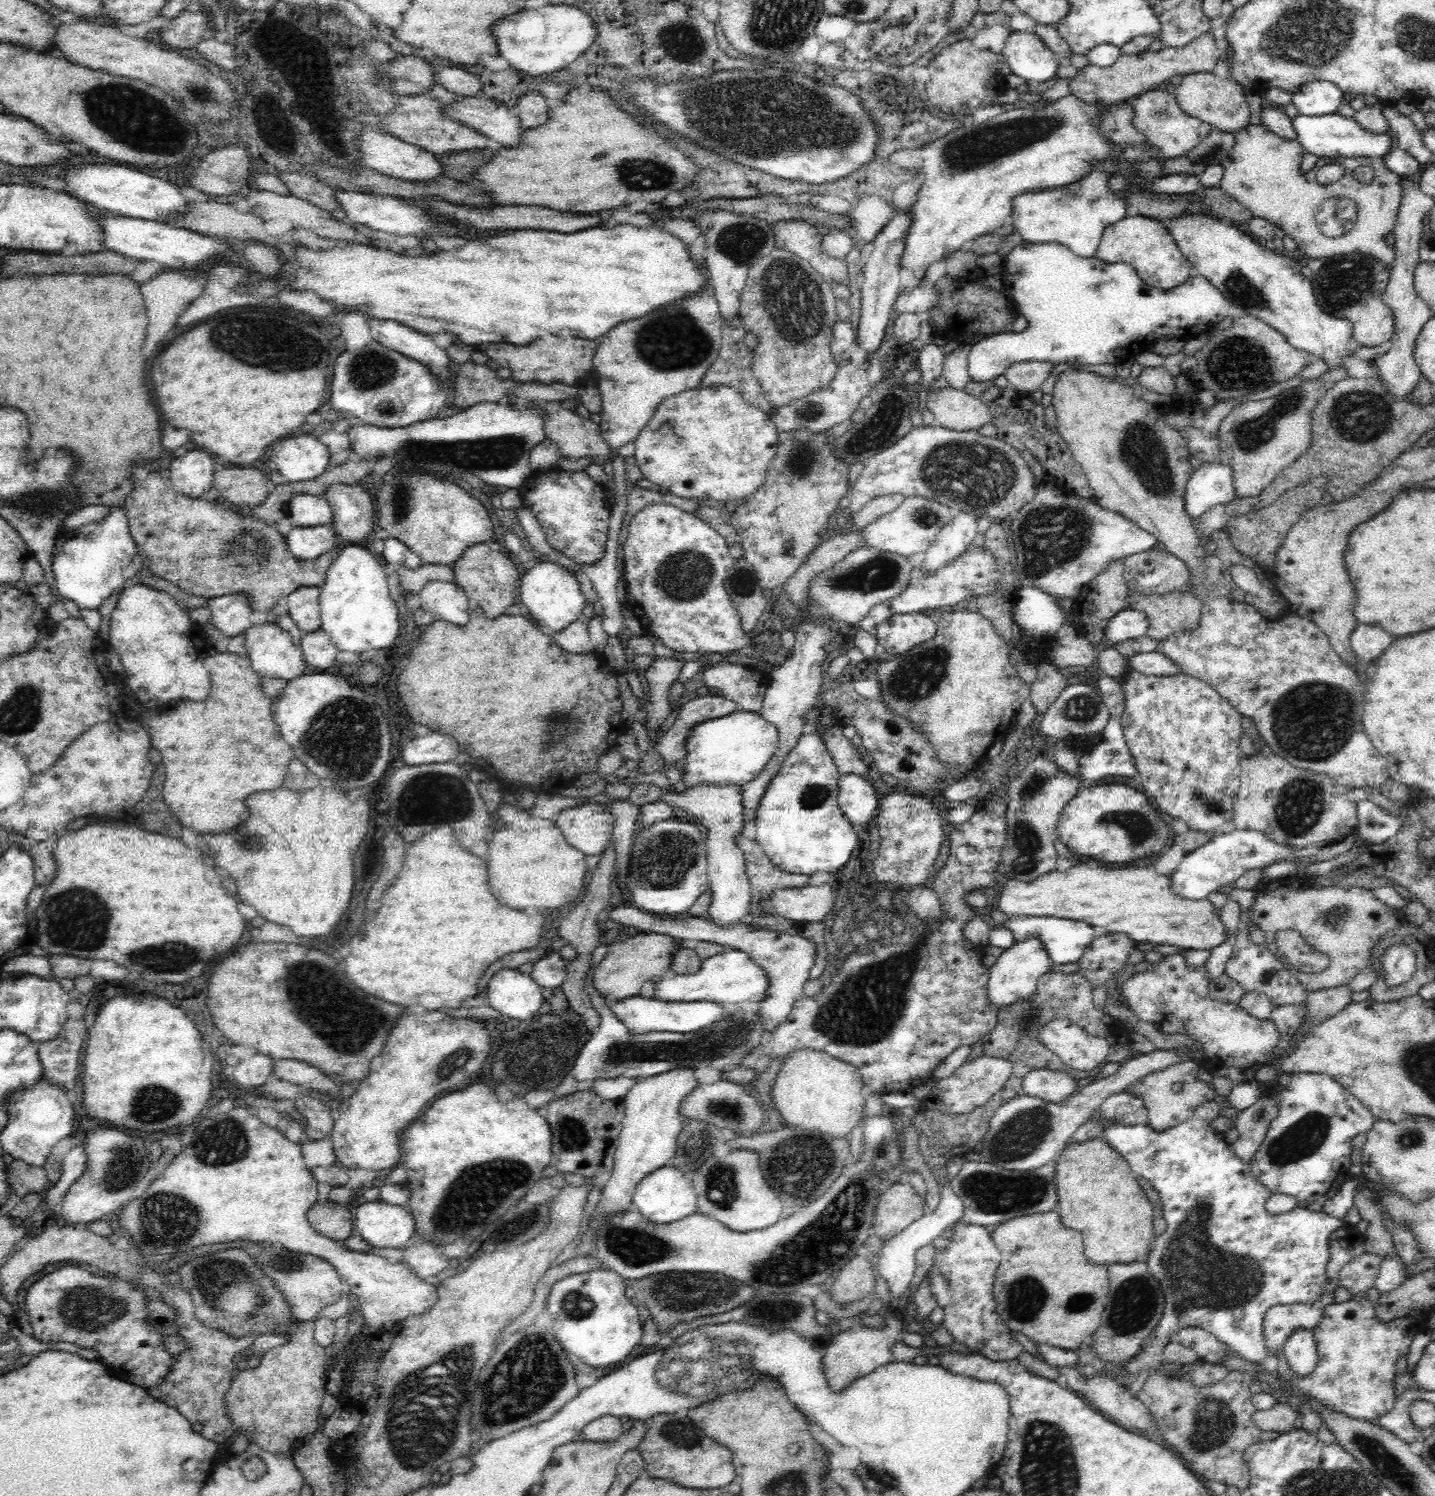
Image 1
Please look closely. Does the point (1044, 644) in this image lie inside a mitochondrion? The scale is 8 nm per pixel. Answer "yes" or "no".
no

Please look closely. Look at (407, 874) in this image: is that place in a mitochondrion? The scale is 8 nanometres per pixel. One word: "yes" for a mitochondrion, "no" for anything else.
no

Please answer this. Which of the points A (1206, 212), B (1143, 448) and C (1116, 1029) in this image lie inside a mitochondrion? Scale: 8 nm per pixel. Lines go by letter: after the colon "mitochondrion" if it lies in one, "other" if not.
A: other
B: mitochondrion
C: other

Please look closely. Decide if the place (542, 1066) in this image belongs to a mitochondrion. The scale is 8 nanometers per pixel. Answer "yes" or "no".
yes

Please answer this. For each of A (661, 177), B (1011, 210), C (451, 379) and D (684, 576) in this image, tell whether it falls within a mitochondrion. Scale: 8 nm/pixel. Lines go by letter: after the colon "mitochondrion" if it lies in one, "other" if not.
A: mitochondrion
B: other
C: other
D: mitochondrion

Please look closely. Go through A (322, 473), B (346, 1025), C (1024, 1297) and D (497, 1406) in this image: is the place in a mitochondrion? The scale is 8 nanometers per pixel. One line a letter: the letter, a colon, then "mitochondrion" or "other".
A: other
B: mitochondrion
C: mitochondrion
D: mitochondrion

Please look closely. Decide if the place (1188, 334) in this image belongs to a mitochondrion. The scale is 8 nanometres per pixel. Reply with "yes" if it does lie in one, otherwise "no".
no

